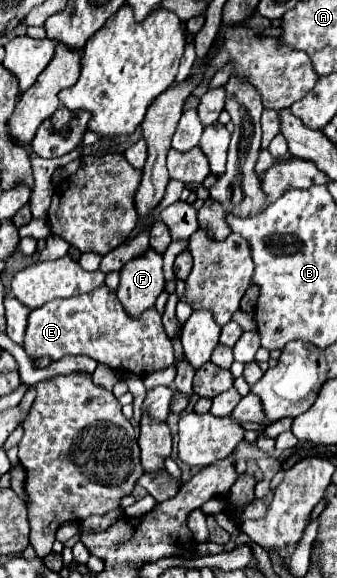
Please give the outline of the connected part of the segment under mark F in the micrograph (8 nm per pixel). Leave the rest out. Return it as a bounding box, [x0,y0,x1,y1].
[117,249,165,317]

